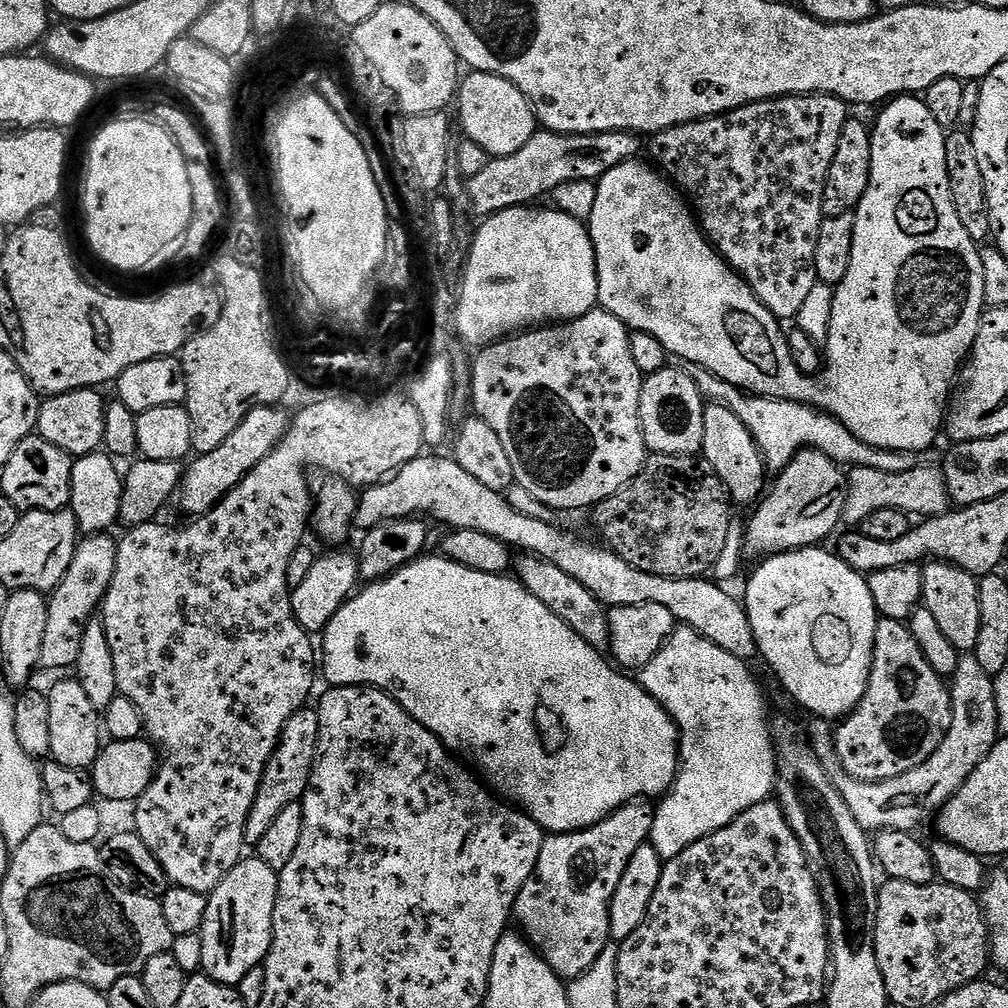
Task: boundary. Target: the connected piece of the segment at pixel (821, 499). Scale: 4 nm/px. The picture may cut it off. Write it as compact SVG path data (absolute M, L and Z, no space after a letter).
M804 448L773 480L776 481L773 484L771 481L766 495L755 505L756 513L753 514L752 521L747 521L744 533L745 557L767 558L777 556L780 552L794 552L798 548L816 546L824 542L836 527L841 526L846 476L841 465L833 462L829 456L815 448Z

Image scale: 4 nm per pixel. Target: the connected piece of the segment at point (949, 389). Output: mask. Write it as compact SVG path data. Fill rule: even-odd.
M901 94L887 101L879 112L880 117L876 120L876 128L874 124L871 129L870 186L866 186L866 194L862 194L862 202L855 211L854 250L850 250L850 270L846 270L846 278L842 278L842 282L834 288L834 310L830 314L828 338L822 348L822 371L817 375L804 376L802 370L794 366L794 358L790 358L785 329L780 329L783 328L781 321L777 320L774 314L770 314L766 306L762 306L762 302L754 294L748 281L735 268L728 265L727 260L712 247L689 201L681 195L677 185L665 179L651 163L643 164L643 159L640 158L627 160L607 172L596 184L594 214L590 214L586 227L596 251L599 307L617 316L632 332L654 334L654 338L662 342L669 357L680 356L681 361L694 362L707 372L713 372L718 378L730 382L730 386L742 388L745 392L751 392L757 396L766 396L770 400L794 400L799 404L811 404L813 408L827 412L829 416L842 422L842 426L846 426L846 430L850 430L854 438L862 438L862 442L875 448L885 448L891 452L927 453L928 447L935 442L936 435L945 427L948 402L954 391L954 381L957 379L962 362L968 359L968 354L978 338L980 318L986 311L982 286L982 258L977 241L972 240L970 234L966 234L966 226L962 226L962 218L958 218L958 210L954 210L954 202L950 194L950 178L946 170L944 127L934 122L934 114L930 114L923 99L912 94Z

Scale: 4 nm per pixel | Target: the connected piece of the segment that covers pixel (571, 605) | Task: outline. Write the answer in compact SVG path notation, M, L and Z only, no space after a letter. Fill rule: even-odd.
M527 554L515 557L514 572L526 591L534 594L534 598L538 598L542 606L546 606L554 615L562 618L562 622L566 622L566 626L570 626L574 634L586 638L586 642L590 642L590 646L595 648L604 650L609 647L608 608L601 604L597 596L590 594L590 590L586 590L586 586L582 586L578 578L570 578L566 570L558 570L558 566L541 560L539 556Z

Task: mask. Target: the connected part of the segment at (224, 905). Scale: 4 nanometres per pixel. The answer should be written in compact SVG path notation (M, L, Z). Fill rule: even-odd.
M258 858L241 859L239 864L222 878L222 882L208 896L206 906L206 918L204 925L199 930L202 938L202 972L211 980L217 980L219 984L238 986L250 970L261 967L268 956L272 945L272 927L274 926L274 906L278 898L278 882L280 877L266 862Z

